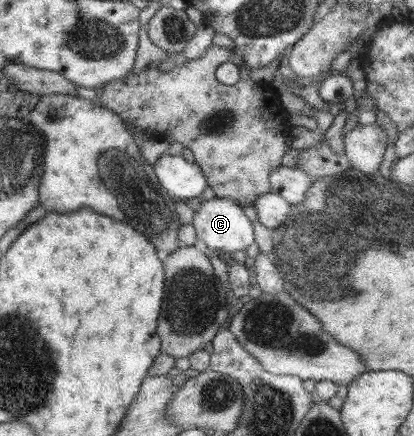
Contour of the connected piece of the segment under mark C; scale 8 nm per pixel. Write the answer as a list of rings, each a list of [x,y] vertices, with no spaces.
[[[210,198],[198,200],[194,207],[191,223],[197,239],[203,241],[208,249],[226,251],[232,254],[235,251],[245,251],[254,243],[254,235],[251,221],[244,216],[242,208],[230,198]]]

